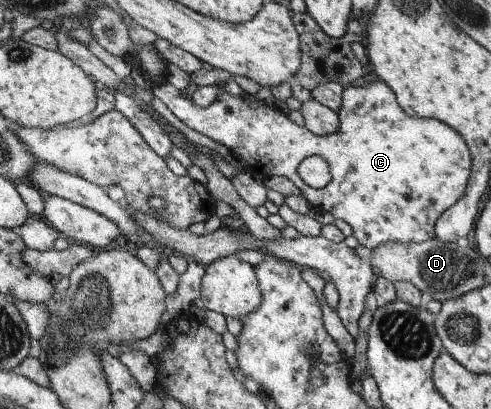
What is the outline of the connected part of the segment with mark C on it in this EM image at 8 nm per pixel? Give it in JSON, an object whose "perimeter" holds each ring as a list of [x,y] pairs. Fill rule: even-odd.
{"perimeter":[[[382,80],[364,85],[346,86],[342,93],[342,107],[337,115],[340,125],[332,133],[317,135],[306,127],[290,121],[287,115],[274,105],[268,106],[247,95],[230,96],[224,92],[207,108],[187,99],[169,83],[151,86],[156,98],[160,98],[170,112],[192,128],[230,149],[244,164],[244,168],[260,180],[280,175],[289,178],[299,189],[309,206],[316,212],[328,212],[350,224],[359,244],[373,249],[382,243],[396,241],[400,244],[421,243],[435,236],[435,224],[440,215],[463,197],[468,184],[473,158],[468,144],[451,126],[433,118],[411,117],[397,103],[394,91]],[[319,156],[329,164],[330,182],[321,189],[303,186],[299,178],[299,164],[308,157]]]}

